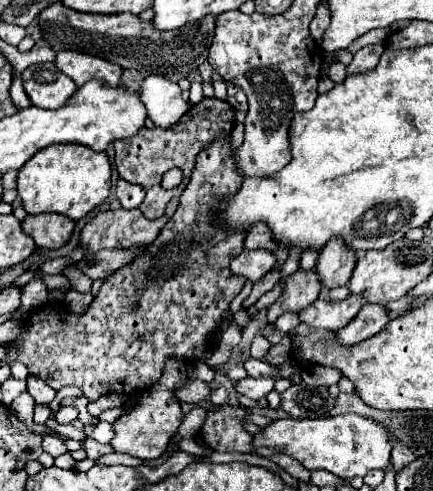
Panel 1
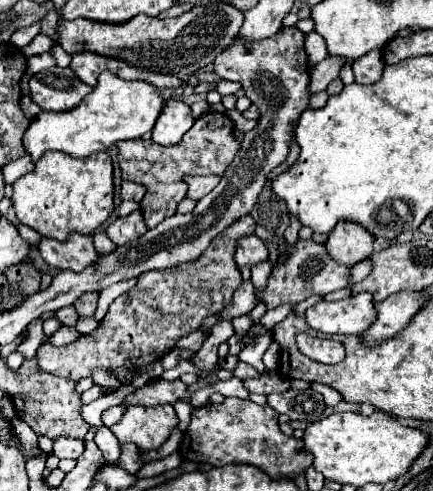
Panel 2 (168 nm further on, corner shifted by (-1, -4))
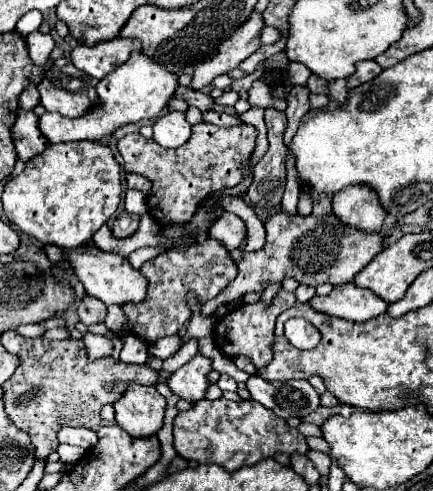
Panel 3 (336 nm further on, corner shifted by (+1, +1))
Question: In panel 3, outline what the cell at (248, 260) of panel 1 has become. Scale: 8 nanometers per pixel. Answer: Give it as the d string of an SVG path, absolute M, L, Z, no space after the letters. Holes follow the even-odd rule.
M224 212L224 216L220 216L208 232L210 238L220 240L228 250L234 250L246 238L246 224L236 214Z

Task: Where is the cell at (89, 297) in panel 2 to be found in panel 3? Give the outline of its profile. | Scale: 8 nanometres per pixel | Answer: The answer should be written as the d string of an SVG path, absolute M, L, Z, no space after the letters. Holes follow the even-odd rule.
M86 296L80 302L80 306L78 306L78 314L80 314L82 324L86 324L86 326L104 322L104 318L106 318L106 304L100 302L100 300L92 300L92 296Z

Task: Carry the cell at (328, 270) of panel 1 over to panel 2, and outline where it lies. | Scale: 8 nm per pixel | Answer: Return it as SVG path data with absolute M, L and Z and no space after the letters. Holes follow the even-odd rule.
M338 223L326 241L326 251L336 263L346 267L354 267L356 263L368 259L372 255L374 237L366 233L360 225L354 223Z

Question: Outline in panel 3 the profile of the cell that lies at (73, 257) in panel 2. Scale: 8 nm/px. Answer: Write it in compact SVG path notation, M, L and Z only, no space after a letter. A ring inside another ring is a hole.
M96 246L64 250L64 254L66 254L66 260L74 266L74 272L76 272L78 280L84 284L88 296L94 296L94 298L102 300L106 306L110 306L110 304L116 304L116 306L138 304L138 302L142 302L146 298L148 280L140 270L134 270L130 266L128 258L118 256L118 254L102 252Z

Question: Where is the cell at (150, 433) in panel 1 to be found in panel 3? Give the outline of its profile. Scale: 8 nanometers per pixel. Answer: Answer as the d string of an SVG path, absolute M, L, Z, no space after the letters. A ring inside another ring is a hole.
M132 382L114 408L118 426L140 438L152 436L162 428L166 400L154 386L140 386Z

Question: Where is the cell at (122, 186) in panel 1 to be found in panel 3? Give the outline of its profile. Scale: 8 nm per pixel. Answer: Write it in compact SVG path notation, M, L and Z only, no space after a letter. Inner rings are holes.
M126 174L126 184L128 184L128 188L136 188L136 190L140 190L144 194L148 194L150 188L152 188L150 180L140 176L140 174Z

